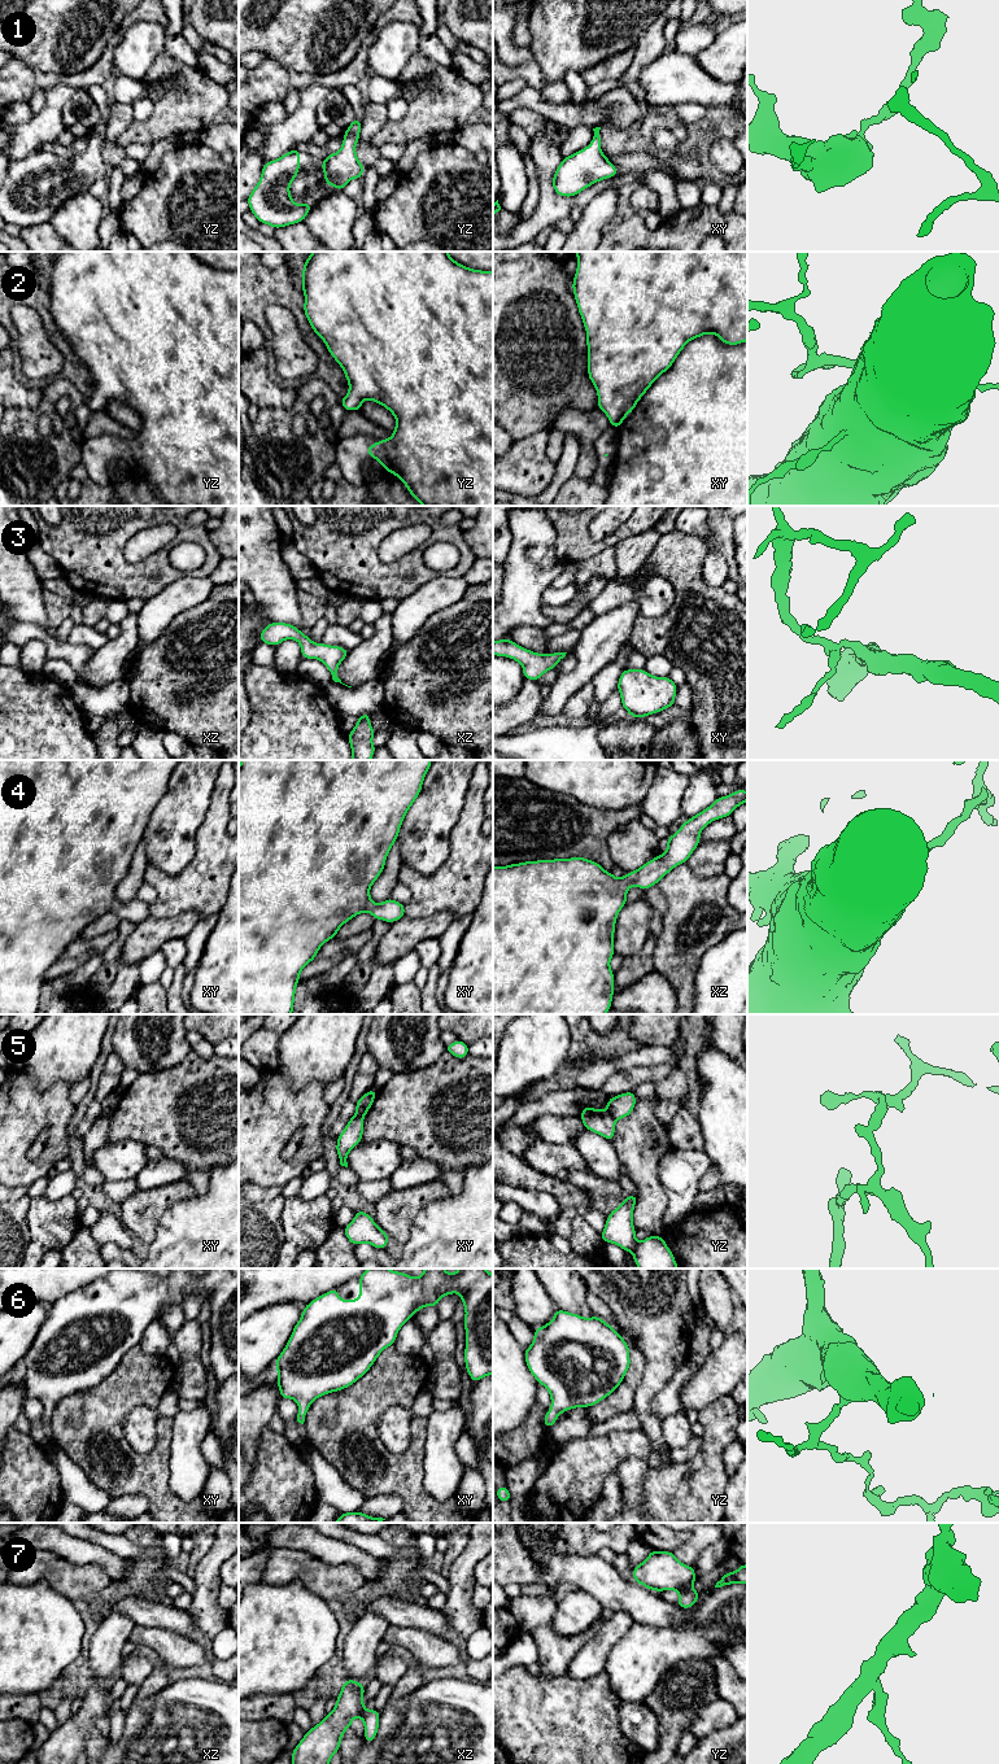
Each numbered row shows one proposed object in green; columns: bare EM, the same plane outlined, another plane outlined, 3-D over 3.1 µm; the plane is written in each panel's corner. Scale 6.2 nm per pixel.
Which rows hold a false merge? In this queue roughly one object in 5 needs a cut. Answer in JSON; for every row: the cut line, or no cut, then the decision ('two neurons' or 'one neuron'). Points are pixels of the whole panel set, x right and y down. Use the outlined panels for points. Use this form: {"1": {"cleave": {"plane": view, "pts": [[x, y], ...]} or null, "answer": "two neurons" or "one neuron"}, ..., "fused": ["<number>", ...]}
{"1": {"cleave": null, "answer": "one neuron"}, "2": {"cleave": null, "answer": "one neuron"}, "3": {"cleave": null, "answer": "one neuron"}, "4": {"cleave": null, "answer": "one neuron"}, "5": {"cleave": {"plane": "yz", "pts": [[605, 1109], [615, 1120]]}, "answer": "two neurons"}, "6": {"cleave": null, "answer": "one neuron"}, "7": {"cleave": {"plane": "yz", "pts": [[692, 1584], [679, 1592]]}, "answer": "two neurons"}, "fused": ["5", "7"]}

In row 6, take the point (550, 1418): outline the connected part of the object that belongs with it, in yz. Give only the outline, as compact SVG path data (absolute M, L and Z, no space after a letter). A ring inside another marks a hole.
M557 1307L554 1318L533 1332L532 1345L524 1349L524 1358L533 1377L550 1393L551 1407L544 1418L548 1428L564 1411L590 1407L608 1397L621 1384L631 1366L629 1345L597 1315L583 1318Z

